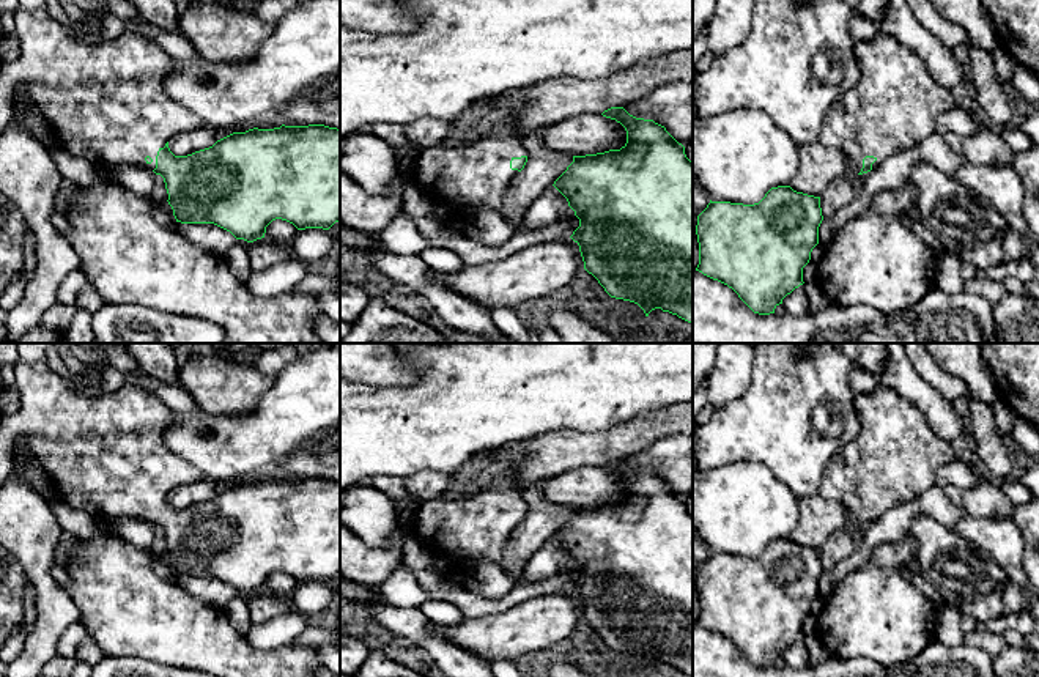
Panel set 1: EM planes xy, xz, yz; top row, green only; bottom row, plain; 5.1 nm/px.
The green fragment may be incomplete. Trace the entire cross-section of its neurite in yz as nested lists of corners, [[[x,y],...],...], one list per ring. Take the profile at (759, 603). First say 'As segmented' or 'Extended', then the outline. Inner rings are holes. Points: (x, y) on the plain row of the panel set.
As segmented. [[[771,540],[754,557],[712,554],[697,568],[699,617],[696,623],[732,641],[759,668],[775,666],[782,652],[803,638],[803,620],[819,597],[823,573],[820,549]]]

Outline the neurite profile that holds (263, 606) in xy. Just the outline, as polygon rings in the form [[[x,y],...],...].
[[[261,590],[247,598],[247,606],[250,611],[250,620],[253,625],[263,625],[285,616],[291,608],[291,598],[280,597],[269,590]]]

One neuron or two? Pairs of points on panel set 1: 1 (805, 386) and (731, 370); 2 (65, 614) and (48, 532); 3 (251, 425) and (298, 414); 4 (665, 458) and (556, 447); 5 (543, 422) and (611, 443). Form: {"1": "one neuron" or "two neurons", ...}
{"1": "two neurons", "2": "one neuron", "3": "one neuron", "4": "two neurons", "5": "two neurons"}

